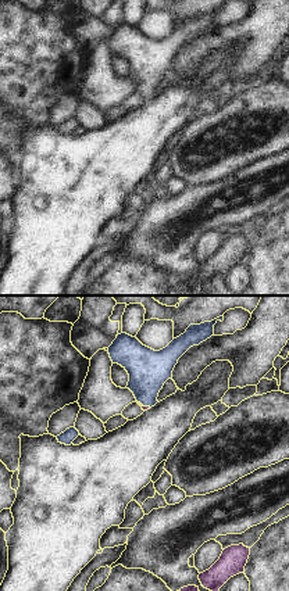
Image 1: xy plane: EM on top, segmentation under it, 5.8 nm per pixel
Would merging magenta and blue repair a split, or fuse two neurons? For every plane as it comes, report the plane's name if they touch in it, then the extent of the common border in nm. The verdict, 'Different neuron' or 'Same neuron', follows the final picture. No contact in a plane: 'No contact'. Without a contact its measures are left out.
Touches magenta in xy. Shared border 100 nm

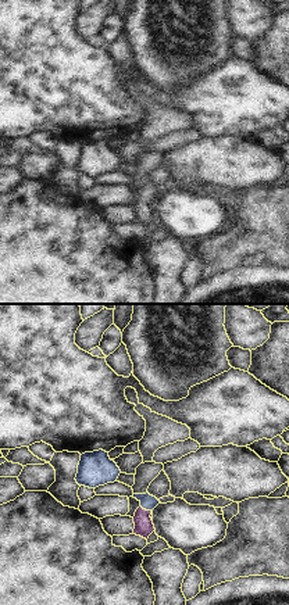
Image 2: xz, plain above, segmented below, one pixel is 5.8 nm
Touches magenta in xz. Shared border 70 nm

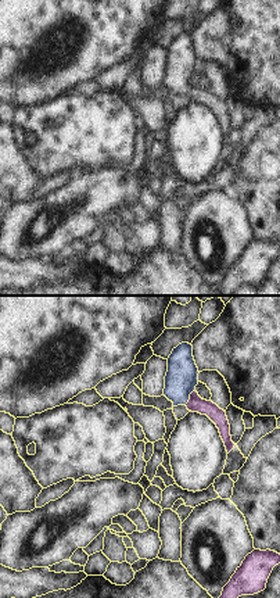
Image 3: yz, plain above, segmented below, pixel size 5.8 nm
Touches magenta in yz. Shared border 110 nm

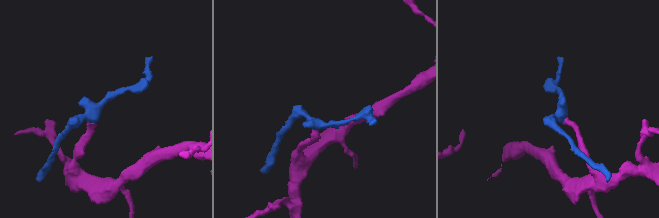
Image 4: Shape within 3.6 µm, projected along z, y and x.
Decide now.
Same neuron

